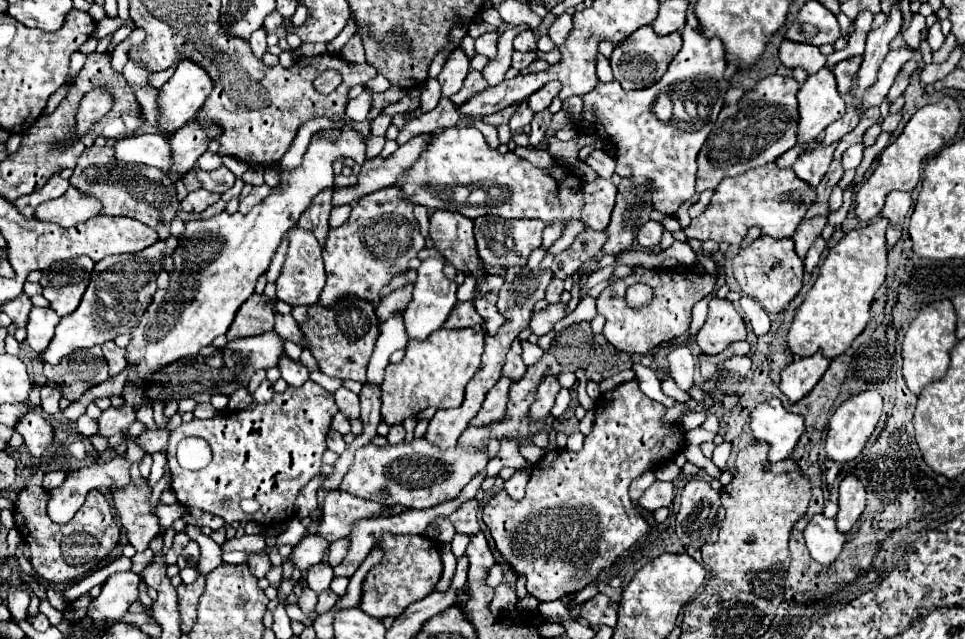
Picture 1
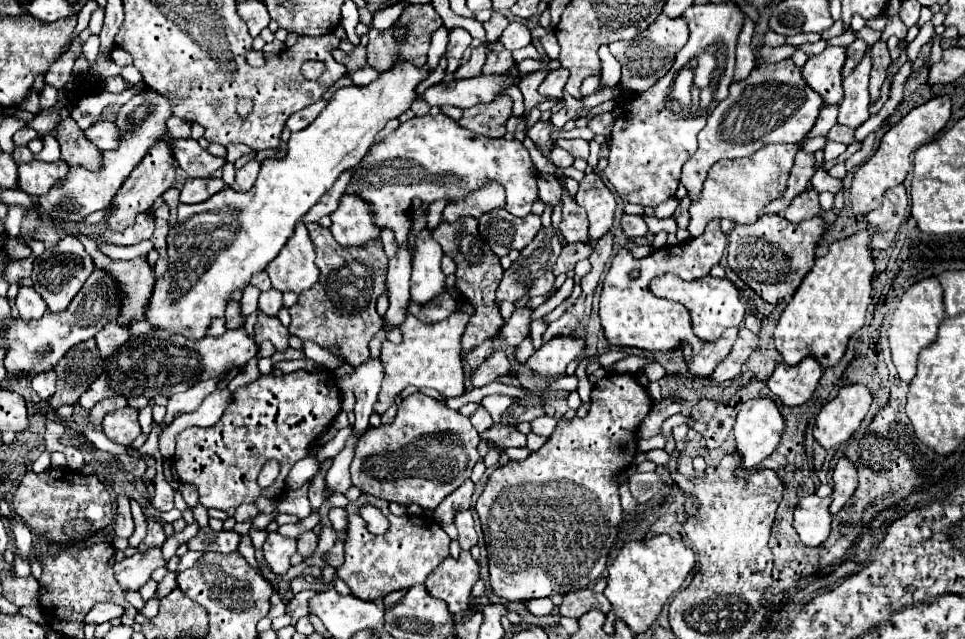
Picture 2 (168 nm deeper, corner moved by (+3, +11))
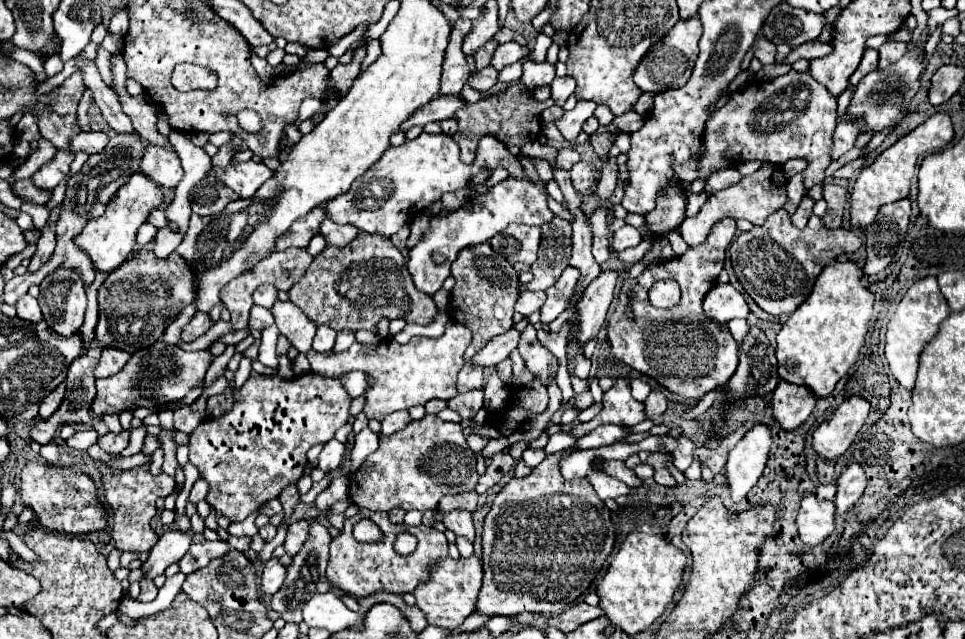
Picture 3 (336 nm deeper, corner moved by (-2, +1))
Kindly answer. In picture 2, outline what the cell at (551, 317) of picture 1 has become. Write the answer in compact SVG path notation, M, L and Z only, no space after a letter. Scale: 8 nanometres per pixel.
M527 308L515 310L513 316L499 330L499 338L503 338L509 346L519 346L529 334L529 316L531 316L531 310Z

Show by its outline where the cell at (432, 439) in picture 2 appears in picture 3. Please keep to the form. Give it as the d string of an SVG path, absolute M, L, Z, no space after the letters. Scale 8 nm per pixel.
M426 414L422 420L412 420L404 430L392 436L380 436L378 450L372 452L366 458L366 462L352 474L352 484L356 484L356 488L350 488L350 500L358 508L368 508L368 510L390 512L394 508L402 508L406 512L408 510L424 512L438 508L440 498L446 494L460 494L466 490L474 490L478 478L480 474L476 472L476 458L466 442L462 424L444 422L434 414Z

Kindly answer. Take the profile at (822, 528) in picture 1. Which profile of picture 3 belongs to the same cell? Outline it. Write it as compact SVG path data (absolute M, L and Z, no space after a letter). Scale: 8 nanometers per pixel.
M806 496L798 510L798 532L804 544L822 544L834 532L834 502L818 502L816 496Z

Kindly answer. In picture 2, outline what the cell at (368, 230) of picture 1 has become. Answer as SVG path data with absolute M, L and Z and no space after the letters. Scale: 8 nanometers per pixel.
M343 194L337 210L331 214L331 232L341 246L363 246L369 240L377 240L381 228L373 228L369 204Z

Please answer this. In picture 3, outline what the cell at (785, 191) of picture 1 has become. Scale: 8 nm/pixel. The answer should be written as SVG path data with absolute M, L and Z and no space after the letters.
M764 162L754 174L744 176L738 184L734 184L730 188L724 188L724 190L720 190L716 194L712 194L694 218L686 218L680 224L682 238L686 240L688 246L698 246L698 244L702 244L708 238L710 228L718 220L722 220L722 218L734 218L734 220L736 218L744 218L744 220L748 220L754 226L762 226L762 222L770 214L774 214L776 210L784 208L784 204L786 204L786 182L788 180L786 180L784 170L782 170L780 164Z

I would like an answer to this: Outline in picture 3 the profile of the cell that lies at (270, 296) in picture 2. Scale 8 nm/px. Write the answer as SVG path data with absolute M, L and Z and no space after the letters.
M260 286L258 290L254 290L254 304L272 310L272 306L278 302L278 290L274 286Z

